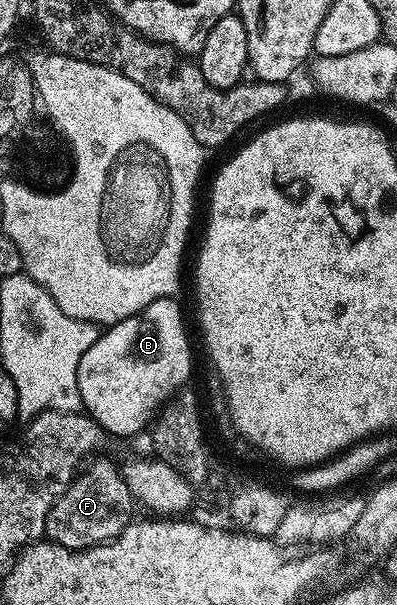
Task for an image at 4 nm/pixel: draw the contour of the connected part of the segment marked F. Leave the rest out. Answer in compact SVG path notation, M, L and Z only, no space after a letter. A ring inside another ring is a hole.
M96 457L81 470L56 499L55 505L46 517L44 535L51 542L62 545L71 551L84 551L88 547L99 547L122 533L127 523L133 522L134 500L126 485L121 468L115 467L108 459ZM93 462L93 463L92 463ZM92 463L92 464L91 464Z

